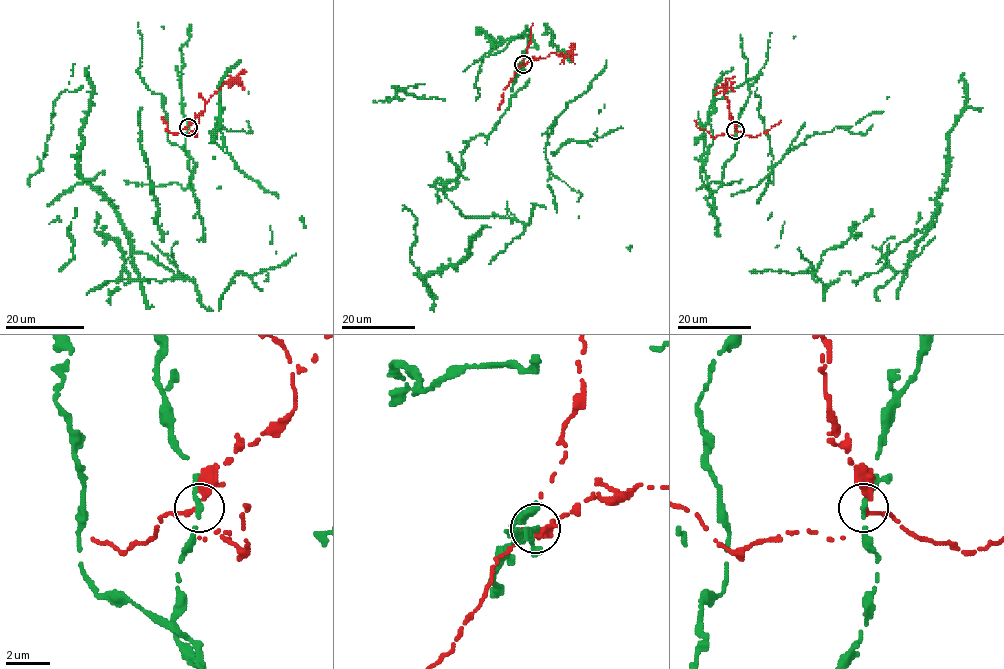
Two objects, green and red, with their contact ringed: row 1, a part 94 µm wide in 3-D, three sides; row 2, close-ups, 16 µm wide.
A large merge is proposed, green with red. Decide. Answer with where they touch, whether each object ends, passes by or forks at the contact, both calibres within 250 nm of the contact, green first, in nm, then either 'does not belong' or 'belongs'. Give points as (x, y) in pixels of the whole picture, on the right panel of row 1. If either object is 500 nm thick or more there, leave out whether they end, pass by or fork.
(735, 130) | green passes by | red passes by | 200/240 nm | does not belong

